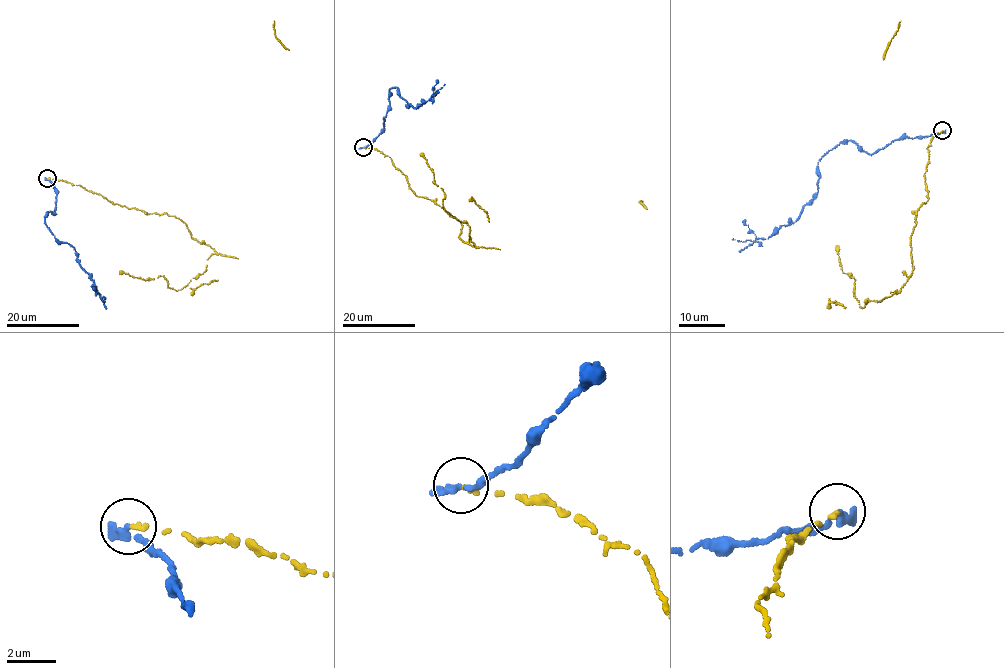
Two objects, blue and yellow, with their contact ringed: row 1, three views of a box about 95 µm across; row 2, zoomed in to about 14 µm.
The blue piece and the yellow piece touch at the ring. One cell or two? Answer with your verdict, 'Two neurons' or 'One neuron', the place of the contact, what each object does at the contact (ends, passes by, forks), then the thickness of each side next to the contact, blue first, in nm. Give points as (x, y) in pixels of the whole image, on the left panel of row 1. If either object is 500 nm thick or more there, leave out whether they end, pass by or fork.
Two neurons. Place: (47, 178). At the ring blue ends. At the ring yellow ends. Thickness 360 nm (blue) against 200 nm

